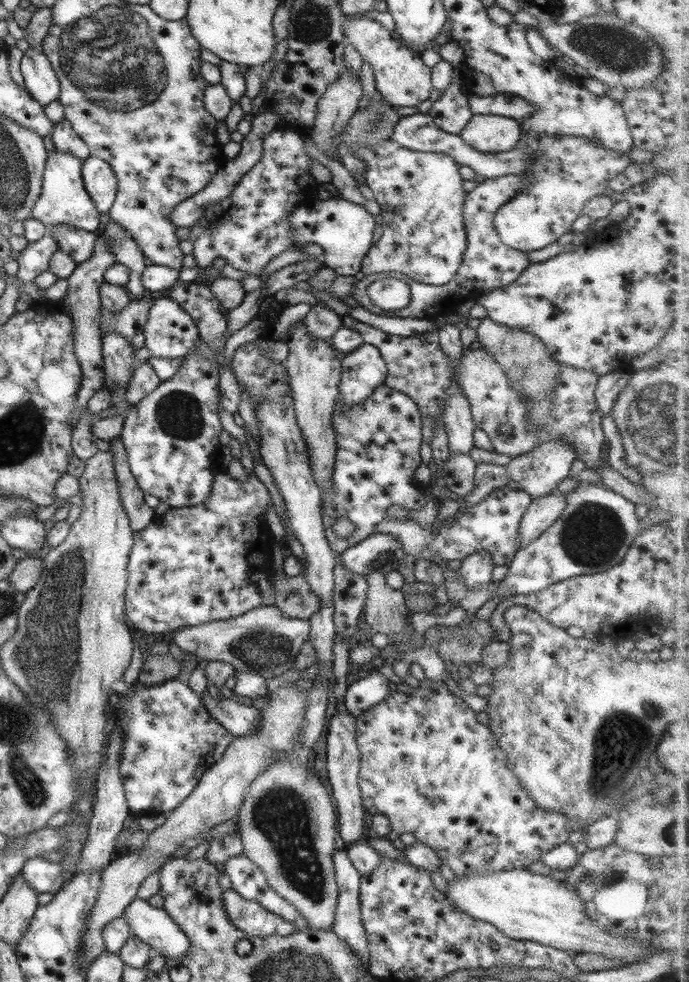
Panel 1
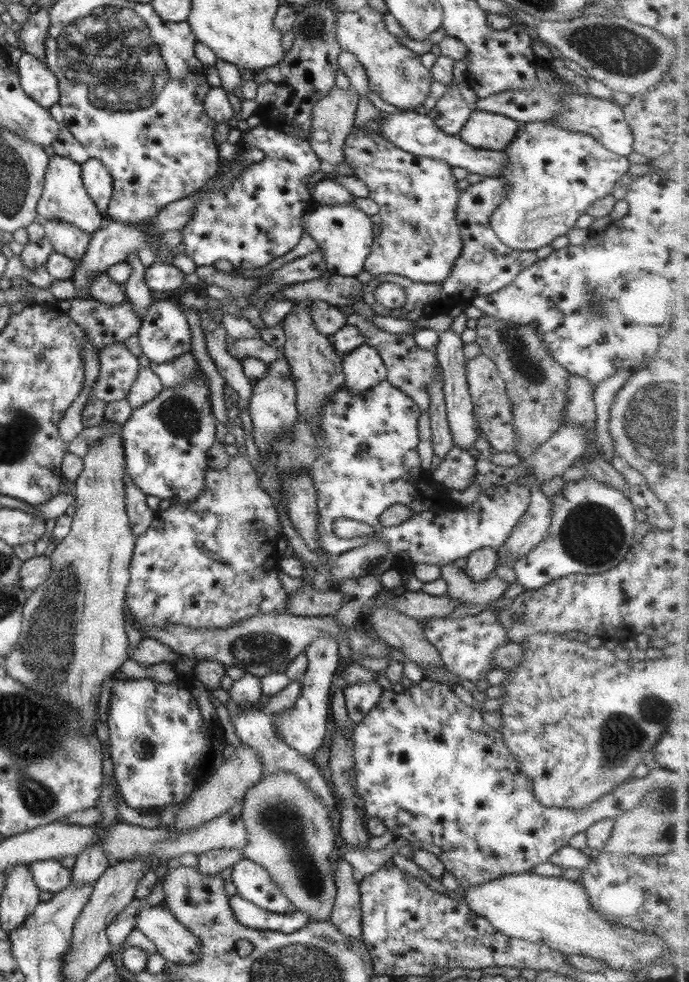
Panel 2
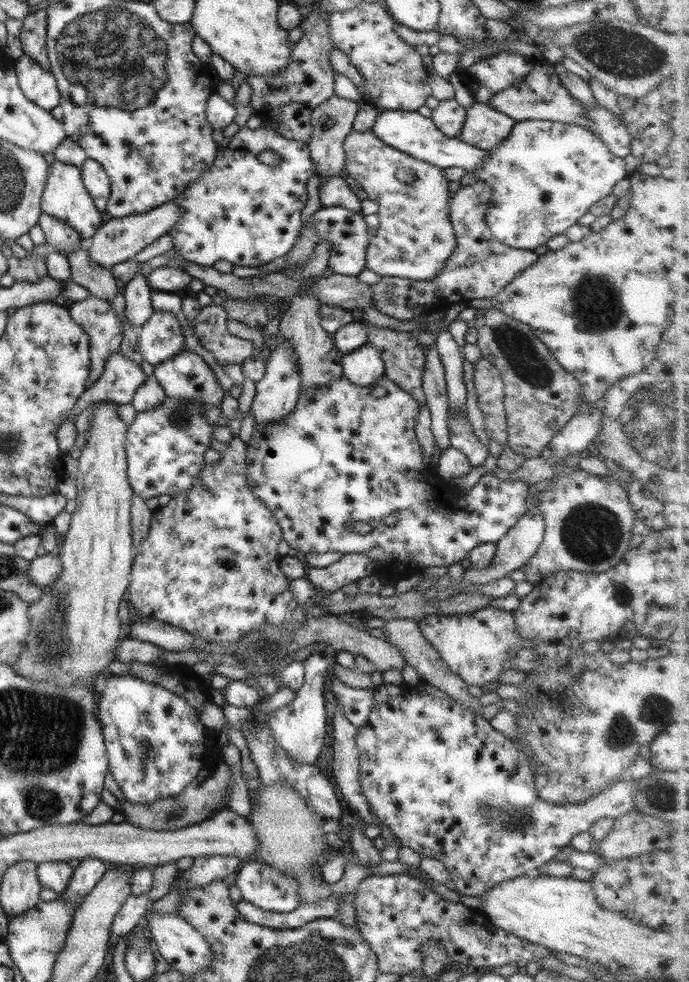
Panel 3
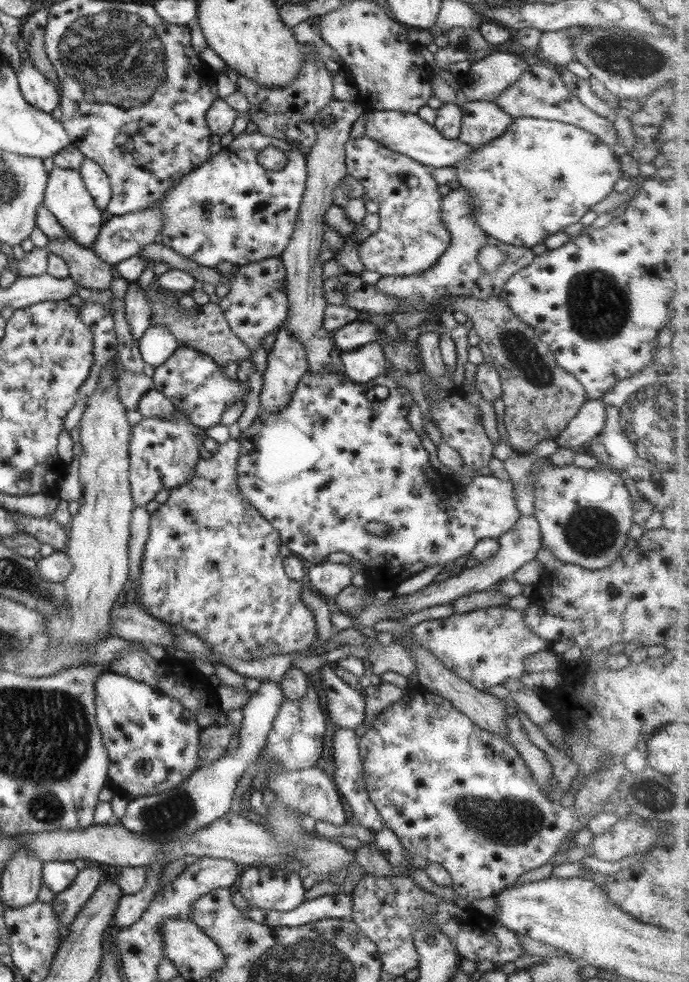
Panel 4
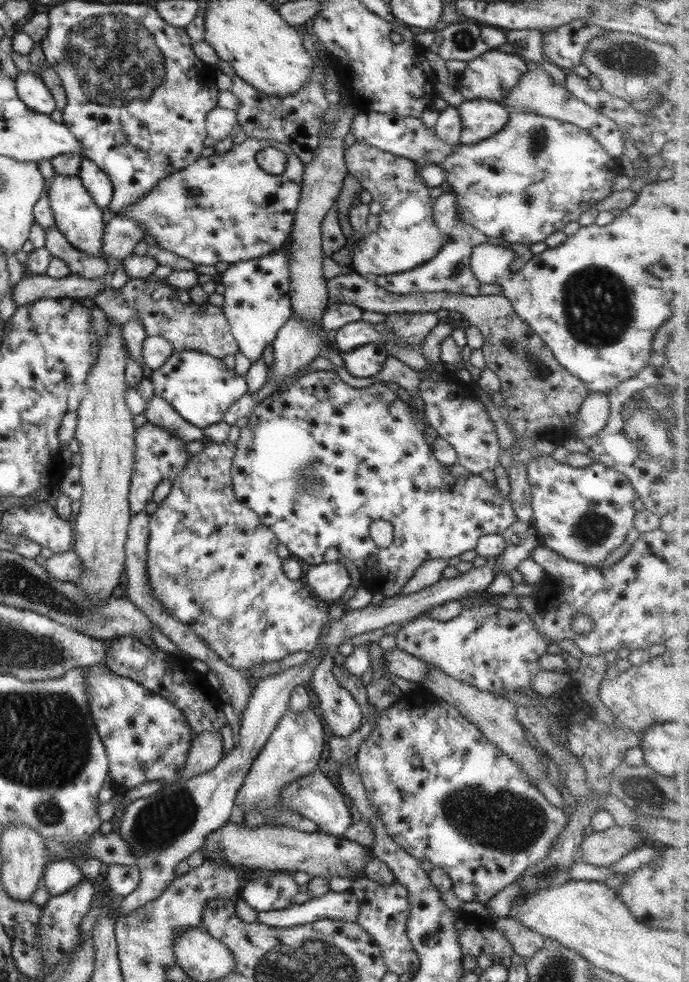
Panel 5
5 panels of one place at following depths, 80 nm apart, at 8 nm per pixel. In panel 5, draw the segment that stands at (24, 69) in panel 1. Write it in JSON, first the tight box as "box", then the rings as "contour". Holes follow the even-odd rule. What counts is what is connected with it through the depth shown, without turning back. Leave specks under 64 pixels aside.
{"box":[14,72,54,116],"contour":[[[19,72],[14,80],[16,97],[33,112],[47,116],[54,111],[54,100],[36,74]]]}

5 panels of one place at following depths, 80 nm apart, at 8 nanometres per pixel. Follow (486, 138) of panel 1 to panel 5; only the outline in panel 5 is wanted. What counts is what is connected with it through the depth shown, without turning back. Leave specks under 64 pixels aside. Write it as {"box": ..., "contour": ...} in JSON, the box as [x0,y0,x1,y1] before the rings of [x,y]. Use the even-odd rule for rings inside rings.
{"box":[456,99,508,145],"contour":[[[487,99],[463,101],[456,106],[462,122],[460,144],[470,145],[498,133],[508,121],[508,110],[503,104]]]}

